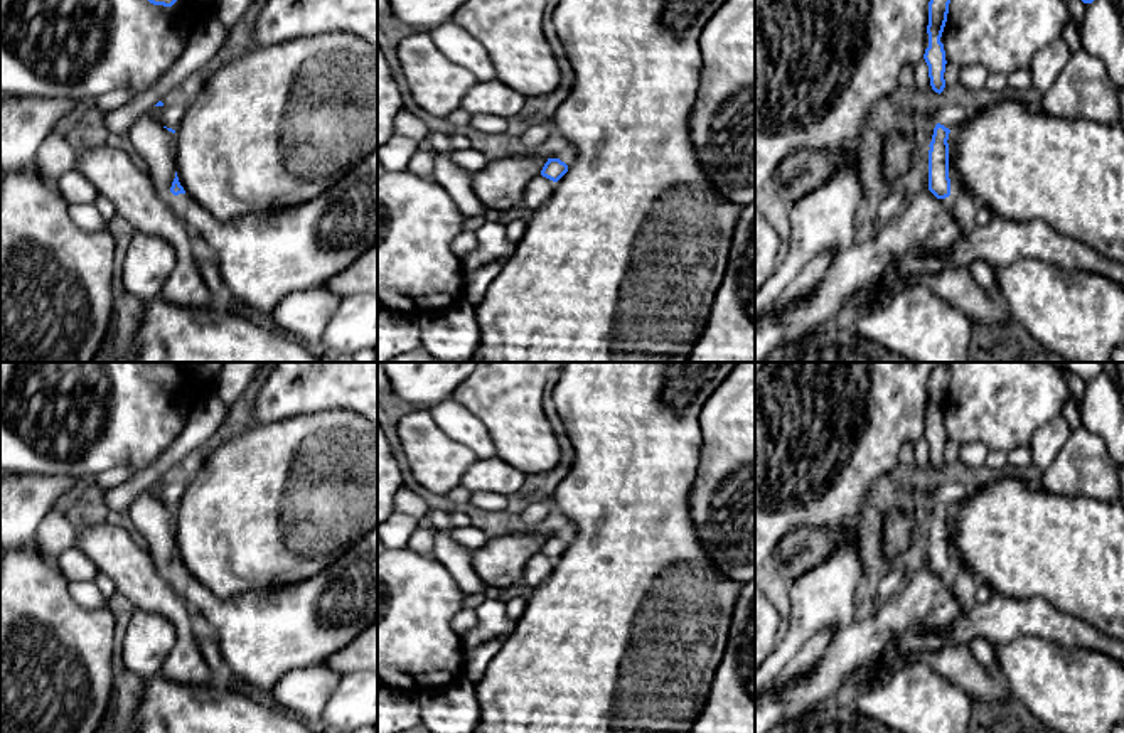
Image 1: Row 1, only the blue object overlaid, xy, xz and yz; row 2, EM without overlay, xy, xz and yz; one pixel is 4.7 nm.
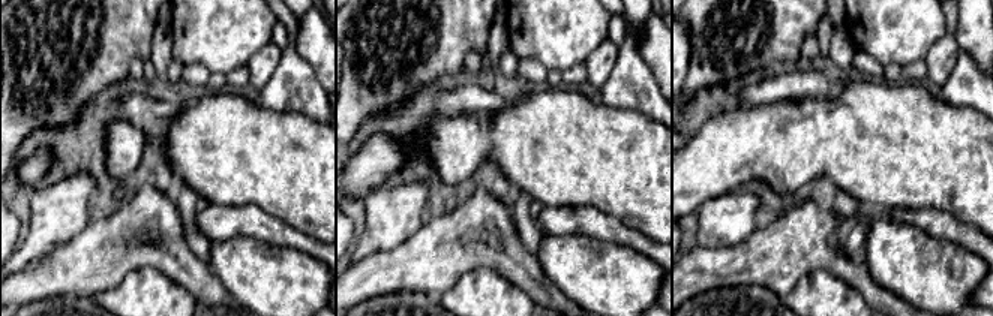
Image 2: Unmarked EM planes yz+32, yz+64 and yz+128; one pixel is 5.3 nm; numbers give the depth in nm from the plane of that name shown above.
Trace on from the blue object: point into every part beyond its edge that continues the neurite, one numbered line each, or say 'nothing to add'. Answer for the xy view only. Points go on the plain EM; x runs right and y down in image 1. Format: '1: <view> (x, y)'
nothing to add

